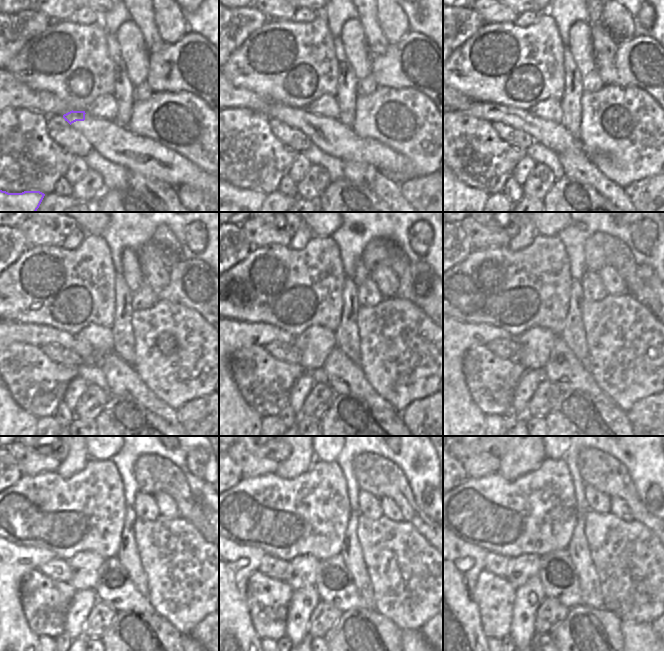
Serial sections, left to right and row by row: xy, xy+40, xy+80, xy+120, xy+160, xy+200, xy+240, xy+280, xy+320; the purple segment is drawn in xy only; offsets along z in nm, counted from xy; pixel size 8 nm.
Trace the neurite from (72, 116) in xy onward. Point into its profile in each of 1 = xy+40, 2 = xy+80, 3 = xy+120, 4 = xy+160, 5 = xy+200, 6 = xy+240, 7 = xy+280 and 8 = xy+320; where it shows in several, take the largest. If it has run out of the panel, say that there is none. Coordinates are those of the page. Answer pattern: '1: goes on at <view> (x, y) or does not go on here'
1: goes on at xy+40 (290, 115)
2: goes on at xy+80 (491, 112)
3: goes on at xy+120 (39, 335)
4: goes on at xy+160 (239, 415)
5: goes on at xy+200 (463, 415)
6: goes on at xy+240 (15, 639)
7: goes on at xy+280 (239, 639)
8: goes on at xy+320 (463, 639)

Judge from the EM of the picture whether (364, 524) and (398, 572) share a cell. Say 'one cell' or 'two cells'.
one cell

